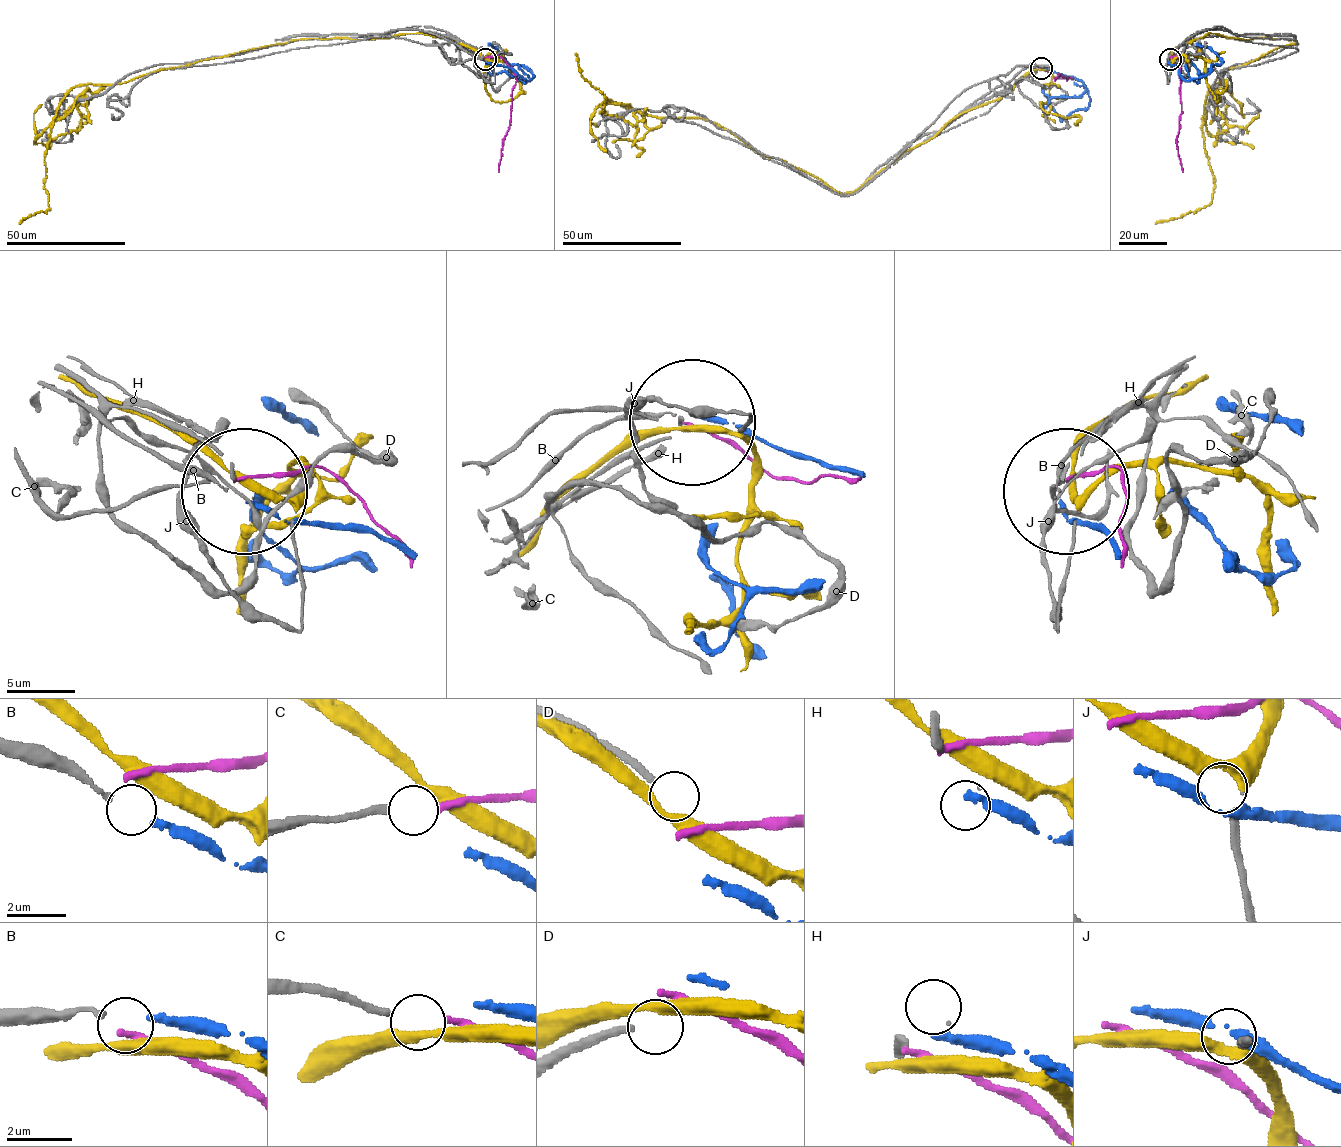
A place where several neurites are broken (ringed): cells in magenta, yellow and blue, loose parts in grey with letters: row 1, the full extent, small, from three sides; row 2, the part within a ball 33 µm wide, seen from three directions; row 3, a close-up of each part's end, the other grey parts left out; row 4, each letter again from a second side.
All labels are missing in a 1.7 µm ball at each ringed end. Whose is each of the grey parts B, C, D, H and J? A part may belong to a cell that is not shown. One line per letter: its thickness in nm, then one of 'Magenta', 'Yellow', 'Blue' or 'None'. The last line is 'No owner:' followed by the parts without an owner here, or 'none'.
B: Thickness 160 nm. Blue
C: Thickness 240 nm. Magenta
D: Thickness 220 nm. None
H: Thickness 30 nm. None
J: Thickness 220 nm. Yellow
No owner: D, H

